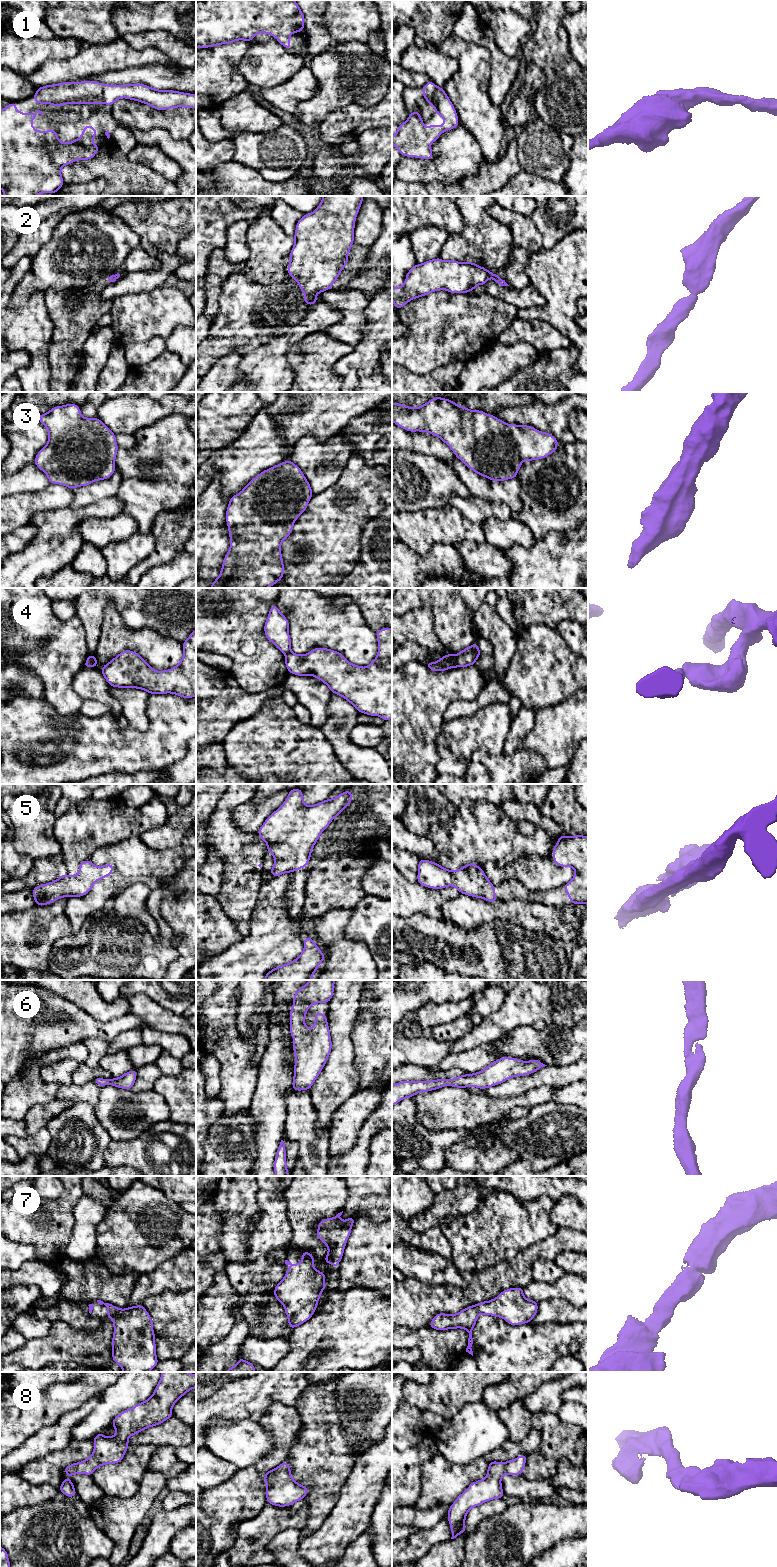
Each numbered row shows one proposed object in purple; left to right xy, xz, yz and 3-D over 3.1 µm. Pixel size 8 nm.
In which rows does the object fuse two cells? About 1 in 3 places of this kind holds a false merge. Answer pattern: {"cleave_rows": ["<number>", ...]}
{"cleave_rows": ["4"]}

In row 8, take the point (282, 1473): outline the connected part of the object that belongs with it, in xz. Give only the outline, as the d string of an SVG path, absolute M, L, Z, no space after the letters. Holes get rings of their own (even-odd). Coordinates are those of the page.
M288 1461L264 1473L267 1503L278 1507L287 1507L305 1498L309 1489L297 1483L291 1474Z

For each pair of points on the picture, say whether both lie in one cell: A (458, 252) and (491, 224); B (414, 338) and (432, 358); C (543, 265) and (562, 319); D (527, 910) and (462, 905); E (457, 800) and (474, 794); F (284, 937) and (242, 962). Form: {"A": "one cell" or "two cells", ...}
{"A": "one cell", "B": "one cell", "C": "one cell", "D": "one cell", "E": "one cell", "F": "one cell"}

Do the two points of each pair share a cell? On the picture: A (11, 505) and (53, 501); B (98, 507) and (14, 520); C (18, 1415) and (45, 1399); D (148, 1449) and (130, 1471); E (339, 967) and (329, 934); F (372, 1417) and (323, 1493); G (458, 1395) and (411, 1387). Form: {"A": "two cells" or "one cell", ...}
{"A": "one cell", "B": "two cells", "C": "one cell", "D": "one cell", "E": "one cell", "F": "two cells", "G": "one cell"}

